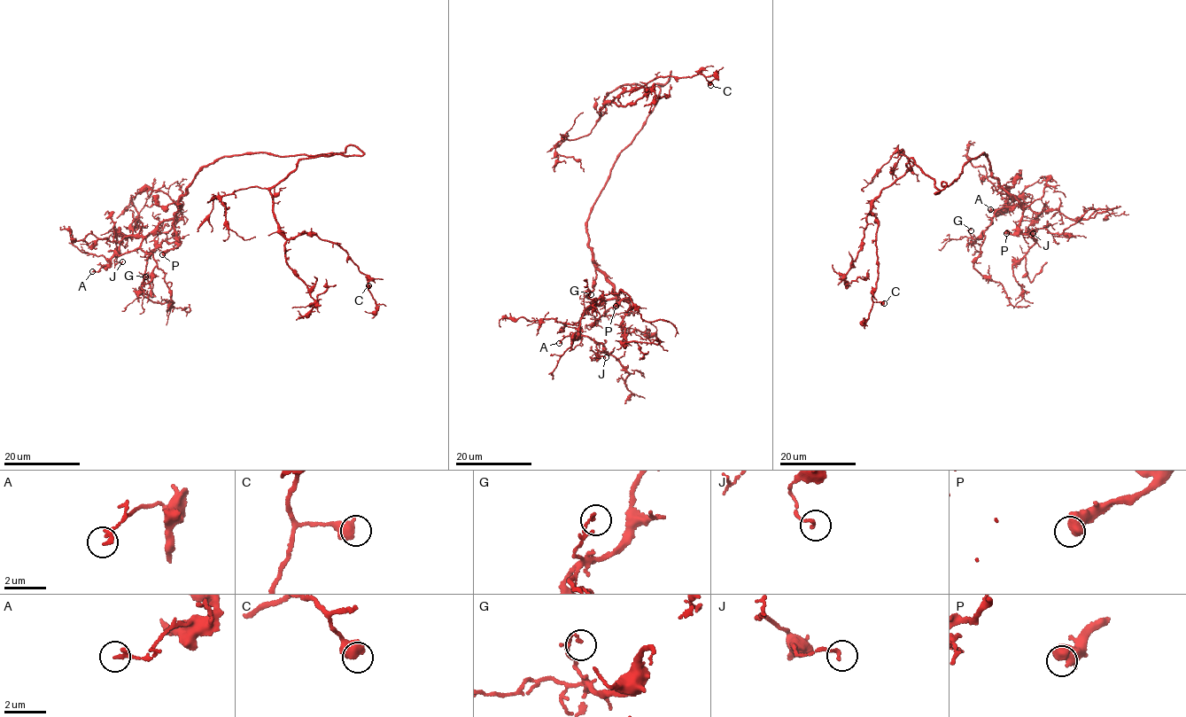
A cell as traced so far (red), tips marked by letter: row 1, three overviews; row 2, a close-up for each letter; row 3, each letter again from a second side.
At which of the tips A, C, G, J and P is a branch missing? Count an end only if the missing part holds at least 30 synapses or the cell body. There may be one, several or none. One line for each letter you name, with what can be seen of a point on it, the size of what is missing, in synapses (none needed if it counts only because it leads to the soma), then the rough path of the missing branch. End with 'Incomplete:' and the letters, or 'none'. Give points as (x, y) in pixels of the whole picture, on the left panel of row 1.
P: Place: (162, 254). Roughly 180 synapses. Course of what is missing: (162, 254), (133, 276), (119, 272), (112, 284), (108, 309), (112, 320), (141, 344), (134, 349)
Incomplete: P

